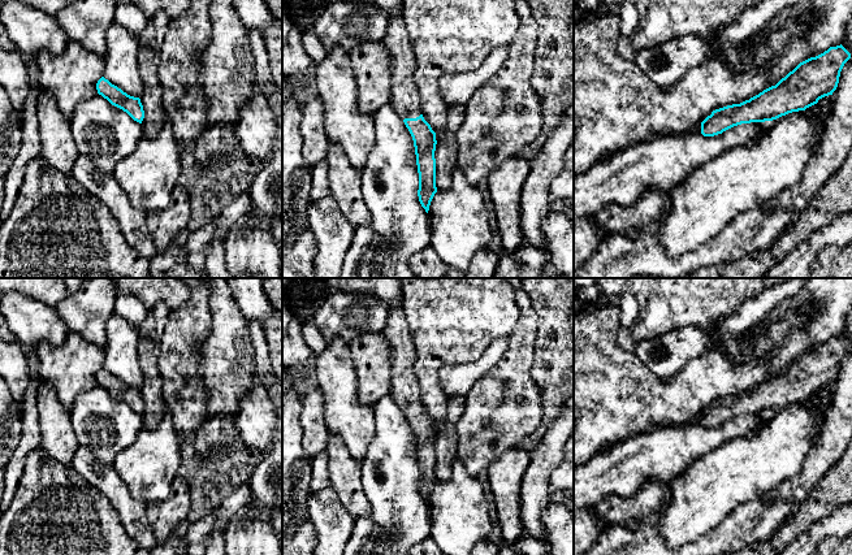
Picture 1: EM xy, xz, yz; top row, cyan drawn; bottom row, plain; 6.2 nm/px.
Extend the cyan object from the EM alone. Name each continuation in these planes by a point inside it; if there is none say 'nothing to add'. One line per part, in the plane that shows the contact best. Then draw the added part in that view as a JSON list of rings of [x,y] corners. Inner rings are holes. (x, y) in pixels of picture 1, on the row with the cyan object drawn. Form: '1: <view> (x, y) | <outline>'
1: xz (405, 98) | [[[402,14],[389,22],[382,43],[393,66],[389,104],[402,118],[416,118],[421,114],[420,95],[414,81],[418,64]]]

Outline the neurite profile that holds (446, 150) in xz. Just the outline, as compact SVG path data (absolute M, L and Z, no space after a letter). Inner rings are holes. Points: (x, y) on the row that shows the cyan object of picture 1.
M450 107L446 126L436 135L436 187L438 191L445 191L451 185L451 173L457 168L457 156L459 151L457 133L463 121L464 107Z

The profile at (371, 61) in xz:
M367 42L349 52L356 81L356 101L362 114L373 116L390 100L392 57L382 43Z

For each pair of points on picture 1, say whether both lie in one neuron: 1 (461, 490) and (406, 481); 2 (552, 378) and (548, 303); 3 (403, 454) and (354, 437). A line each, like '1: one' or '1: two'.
1: two
2: one
3: two

